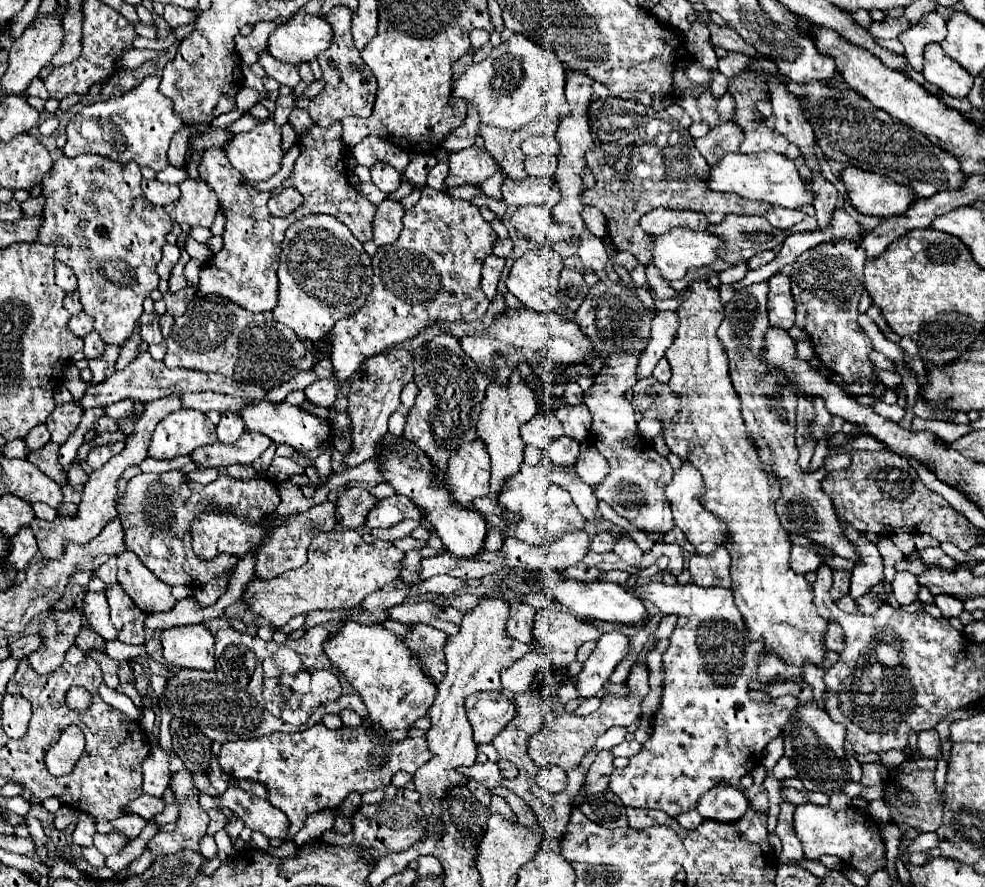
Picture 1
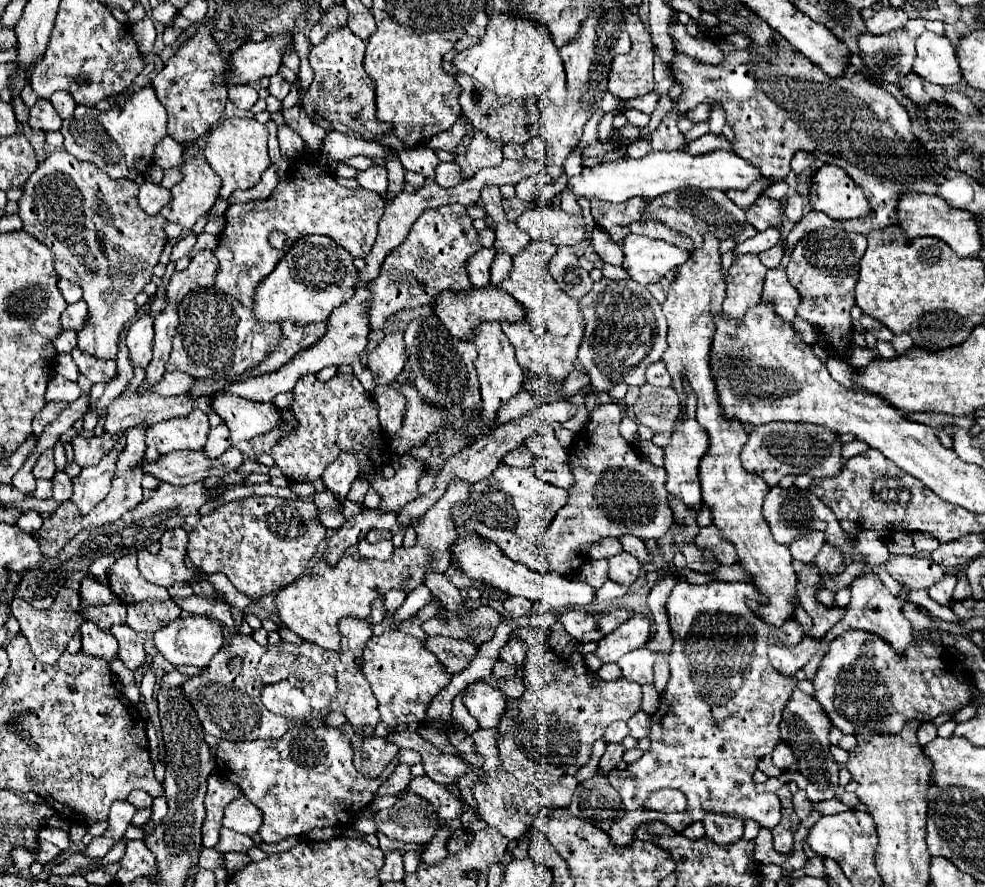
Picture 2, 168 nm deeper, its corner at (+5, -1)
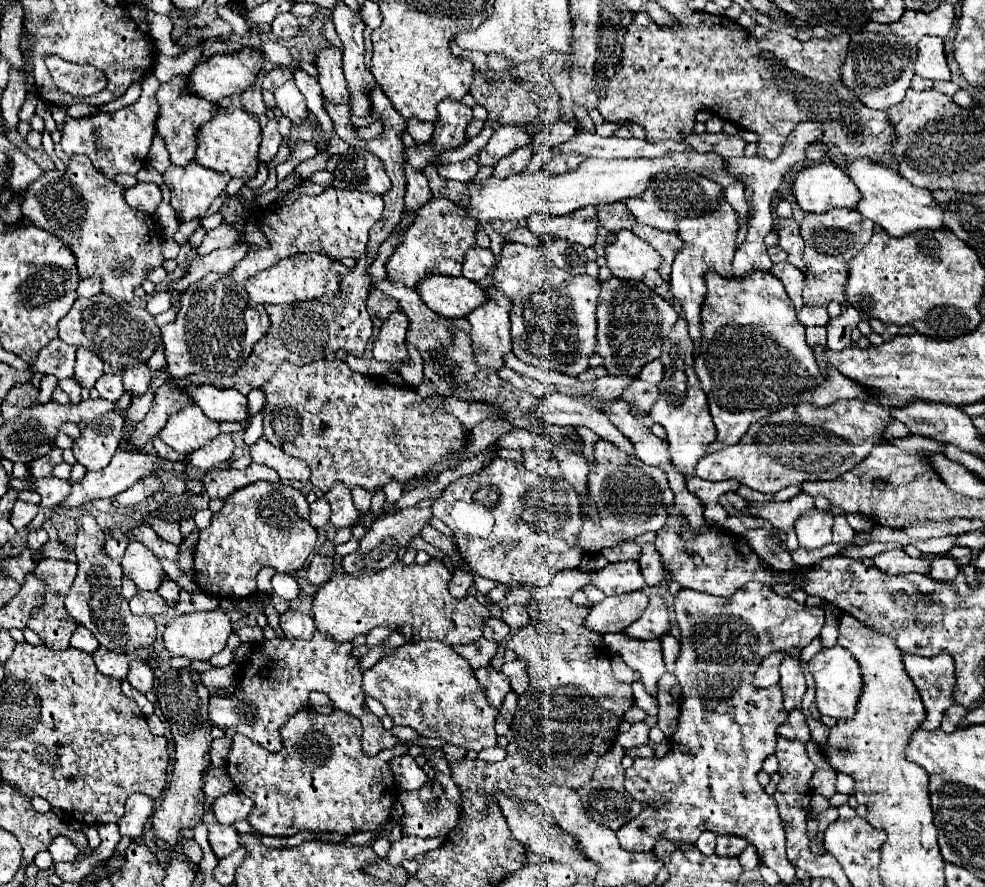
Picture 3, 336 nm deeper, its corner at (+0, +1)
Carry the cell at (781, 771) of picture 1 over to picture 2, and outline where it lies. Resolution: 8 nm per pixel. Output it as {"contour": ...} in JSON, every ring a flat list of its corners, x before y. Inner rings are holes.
{"contour":[[778,742,778,746,776,746,774,752,772,752,772,762,774,762,774,766,778,766,780,770,788,770,788,768,796,762,796,758,794,758,792,750,786,746,786,742]]}

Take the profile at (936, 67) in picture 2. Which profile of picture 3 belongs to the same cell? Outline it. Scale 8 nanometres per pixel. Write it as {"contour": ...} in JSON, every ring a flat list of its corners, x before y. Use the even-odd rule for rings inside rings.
{"contour":[[923,36,917,44,915,74,929,80,951,80,951,72,943,52,943,40,937,36]]}

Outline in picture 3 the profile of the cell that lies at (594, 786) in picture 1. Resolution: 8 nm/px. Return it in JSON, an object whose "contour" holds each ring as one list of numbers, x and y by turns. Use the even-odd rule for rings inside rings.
{"contour":[[635,722,625,736,617,738,617,744,623,746,625,750,633,748,633,746,647,744,647,742,649,742,649,726,645,722]]}

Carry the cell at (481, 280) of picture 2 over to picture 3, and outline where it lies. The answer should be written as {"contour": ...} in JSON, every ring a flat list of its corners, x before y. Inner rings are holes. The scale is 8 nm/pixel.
{"contour":[[473,246,473,248,469,248,469,252,465,252,461,274,467,280,479,282,479,280,483,280,489,274,493,264,495,264,495,258,493,258,493,252,489,248]]}

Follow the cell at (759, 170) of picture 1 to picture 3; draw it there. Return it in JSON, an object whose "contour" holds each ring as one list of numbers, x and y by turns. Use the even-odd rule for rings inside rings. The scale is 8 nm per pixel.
{"contour":[[677,152,667,158,633,158,633,160,603,160,603,158,587,158,577,170,569,170,565,174,549,174,545,170,537,170,533,174,521,172,519,176,509,178,495,178,489,176,483,180,481,188,475,182,467,182,469,204,463,208,473,220,493,222,493,220,523,220,531,214,547,214,547,216,563,216,585,208,589,204,613,204,623,198,641,196,647,190,649,180,659,172,669,170,691,170,701,174,703,170,721,170,725,164,723,156,713,156,713,152,699,154,699,152]]}

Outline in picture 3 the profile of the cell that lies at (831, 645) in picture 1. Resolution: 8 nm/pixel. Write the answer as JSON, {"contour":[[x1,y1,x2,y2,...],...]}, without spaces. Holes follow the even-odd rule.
{"contour":[[771,652,757,668,753,686,757,688,769,688,779,682,779,660,783,660,783,652]]}

